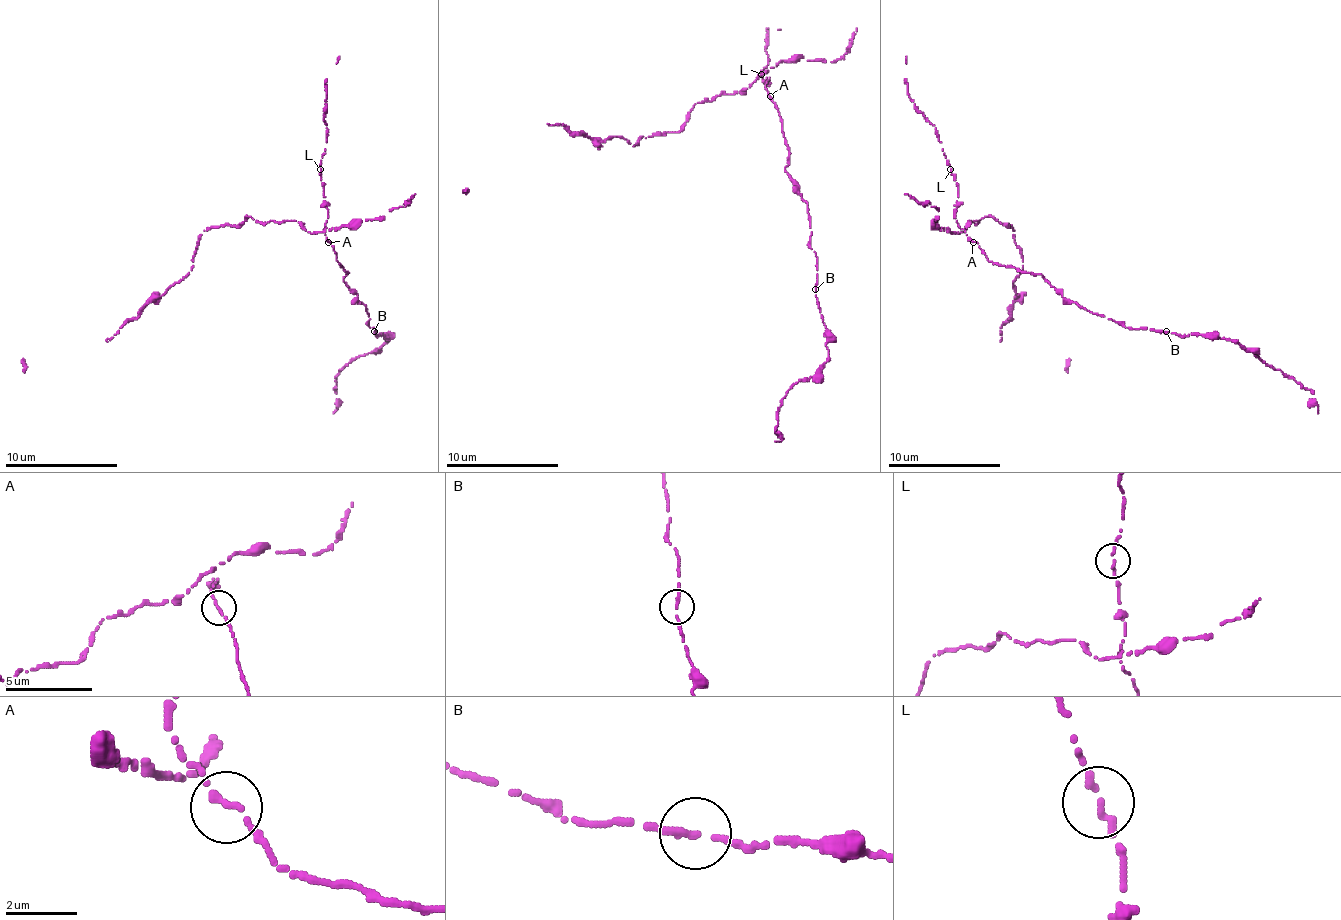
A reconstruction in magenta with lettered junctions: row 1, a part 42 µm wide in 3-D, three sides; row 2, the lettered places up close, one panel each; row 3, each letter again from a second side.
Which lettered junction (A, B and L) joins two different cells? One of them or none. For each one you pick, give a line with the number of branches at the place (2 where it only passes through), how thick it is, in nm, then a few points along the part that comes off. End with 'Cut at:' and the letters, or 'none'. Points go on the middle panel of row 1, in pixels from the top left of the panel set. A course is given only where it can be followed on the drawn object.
Cut at: none

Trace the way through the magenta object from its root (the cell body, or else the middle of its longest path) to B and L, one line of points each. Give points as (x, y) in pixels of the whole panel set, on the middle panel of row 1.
B: (770, 96), (775, 102), (789, 152), (784, 172), (798, 186), (809, 214), (809, 245), (818, 256), (815, 290)
L: (770, 96), (764, 85), (770, 79), (764, 82), (761, 74)

